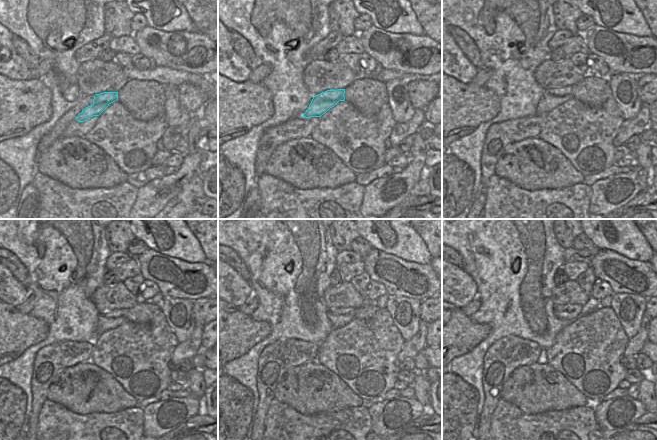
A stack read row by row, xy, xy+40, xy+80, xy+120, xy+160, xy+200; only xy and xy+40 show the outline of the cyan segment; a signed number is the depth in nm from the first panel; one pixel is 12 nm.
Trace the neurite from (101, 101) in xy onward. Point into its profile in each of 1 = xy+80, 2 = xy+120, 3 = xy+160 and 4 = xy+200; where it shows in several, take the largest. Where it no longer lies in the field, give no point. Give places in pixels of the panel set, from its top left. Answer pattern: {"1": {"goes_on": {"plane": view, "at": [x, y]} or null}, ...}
{"1": {"goes_on": {"plane": "xy+80", "at": [552, 98]}}, "2": {"goes_on": {"plane": "xy+120", "at": [113, 319]}}, "3": {"goes_on": {"plane": "xy+160", "at": [339, 317]}}, "4": {"goes_on": {"plane": "xy+200", "at": [570, 311]}}}

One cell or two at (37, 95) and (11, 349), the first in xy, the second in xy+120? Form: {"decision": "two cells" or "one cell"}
{"decision": "one cell"}

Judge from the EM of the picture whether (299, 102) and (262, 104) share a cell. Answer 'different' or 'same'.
different

